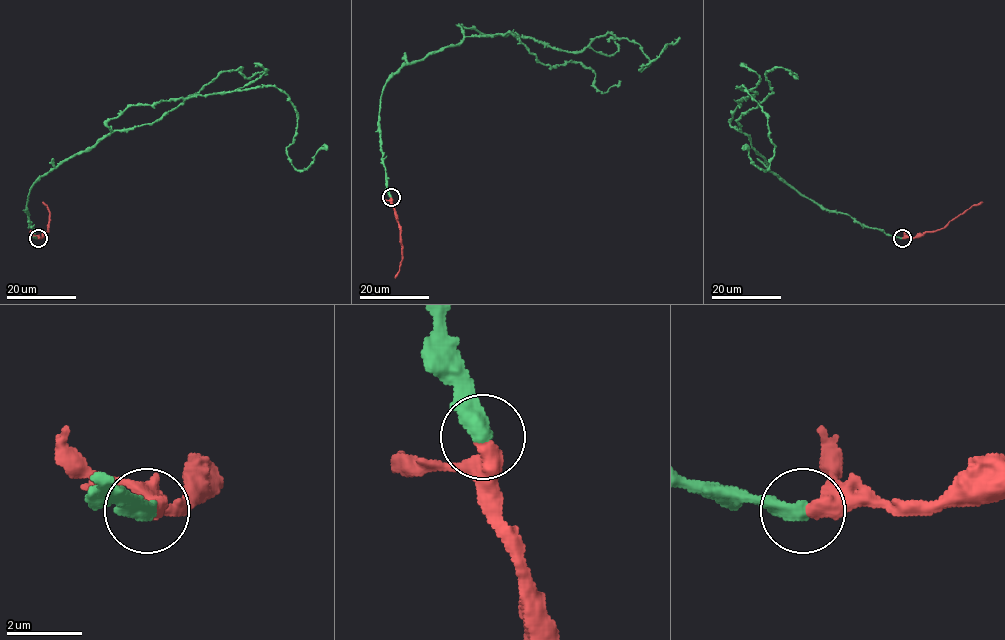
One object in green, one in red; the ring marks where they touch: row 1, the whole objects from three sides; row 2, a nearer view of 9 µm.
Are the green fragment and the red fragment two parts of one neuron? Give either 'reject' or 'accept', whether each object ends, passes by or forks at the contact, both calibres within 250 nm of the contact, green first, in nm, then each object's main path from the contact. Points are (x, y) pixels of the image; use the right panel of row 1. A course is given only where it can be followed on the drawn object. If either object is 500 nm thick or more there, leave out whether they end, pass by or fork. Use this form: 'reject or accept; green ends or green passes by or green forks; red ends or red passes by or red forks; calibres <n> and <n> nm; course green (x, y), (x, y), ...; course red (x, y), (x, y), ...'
accept; green ends; red ends; calibres 480 and 480 nm; course green (902, 238), (822, 210), (776, 175), (730, 125), (756, 92), (743, 86), (767, 118), (767, 169), (742, 146); course red (902, 238), (940, 230), (982, 202)

